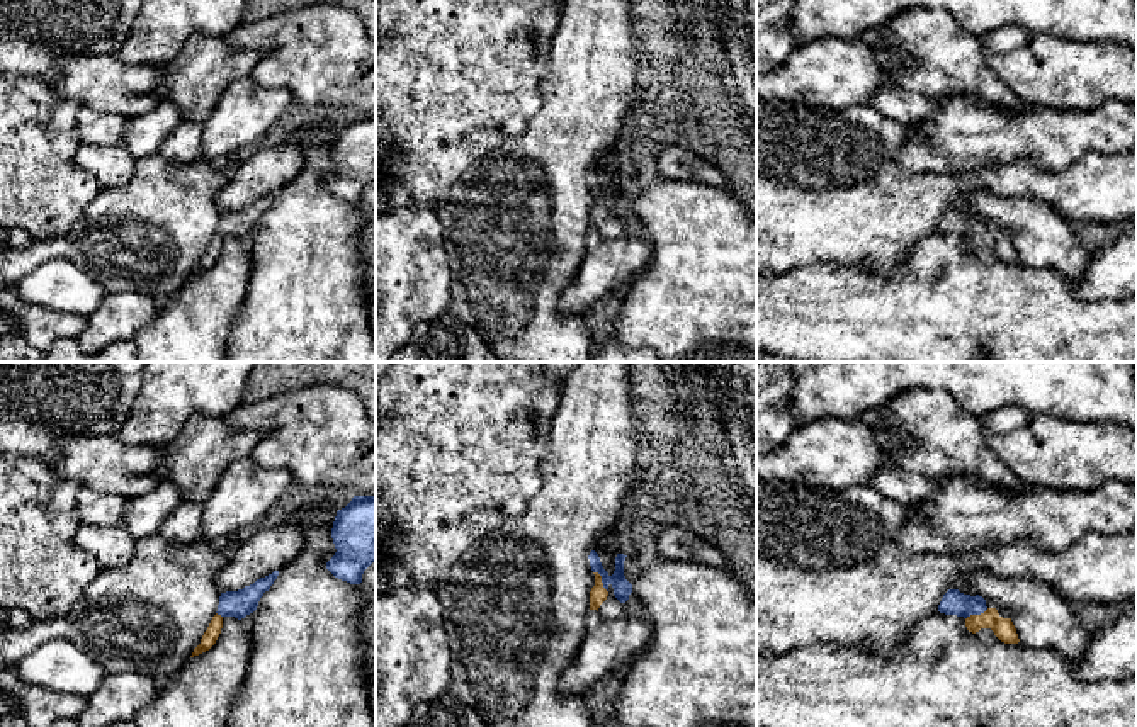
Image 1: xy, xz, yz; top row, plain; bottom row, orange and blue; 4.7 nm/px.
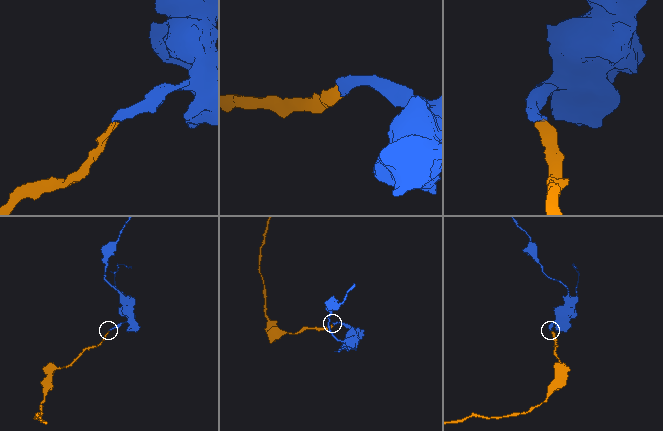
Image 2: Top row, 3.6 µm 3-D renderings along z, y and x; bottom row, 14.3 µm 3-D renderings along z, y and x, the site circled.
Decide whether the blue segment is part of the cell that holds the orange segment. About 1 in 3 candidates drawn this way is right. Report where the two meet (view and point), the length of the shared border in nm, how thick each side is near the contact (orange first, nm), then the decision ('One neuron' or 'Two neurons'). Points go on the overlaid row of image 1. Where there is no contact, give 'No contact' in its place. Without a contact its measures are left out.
Touches orange at xz (600, 581). Shared border 120 nm. Thickness 80 nm (orange) against 90 nm. One neuron

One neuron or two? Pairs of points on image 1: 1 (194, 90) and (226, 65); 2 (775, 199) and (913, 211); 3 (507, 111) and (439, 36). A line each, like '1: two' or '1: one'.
1: one
2: one
3: one

